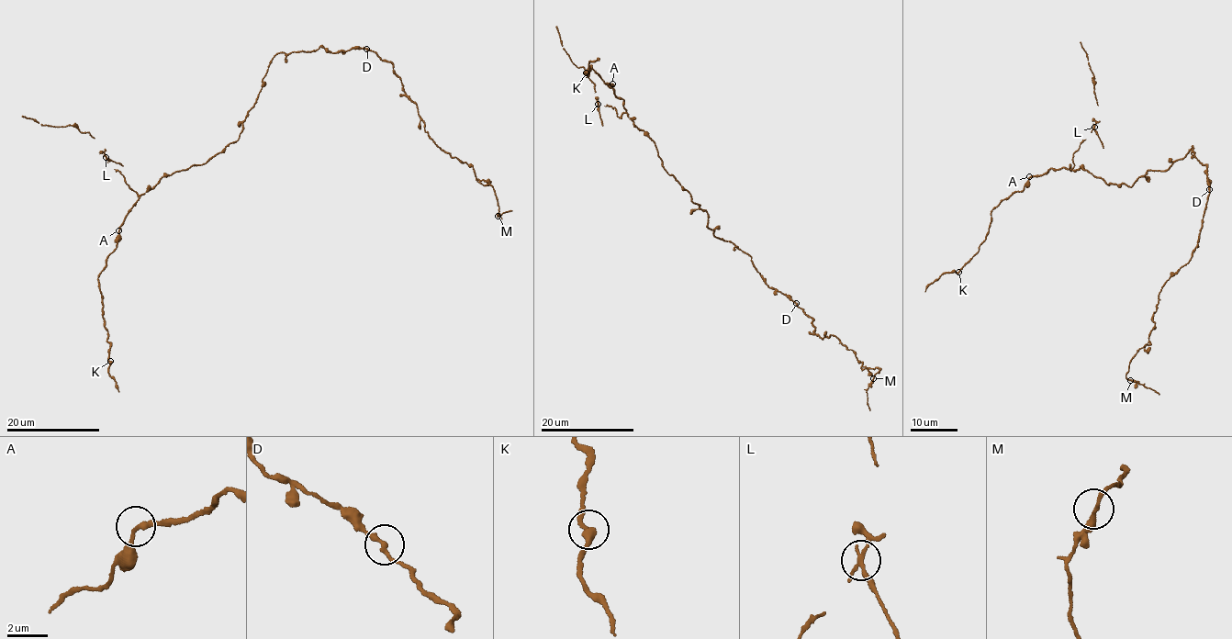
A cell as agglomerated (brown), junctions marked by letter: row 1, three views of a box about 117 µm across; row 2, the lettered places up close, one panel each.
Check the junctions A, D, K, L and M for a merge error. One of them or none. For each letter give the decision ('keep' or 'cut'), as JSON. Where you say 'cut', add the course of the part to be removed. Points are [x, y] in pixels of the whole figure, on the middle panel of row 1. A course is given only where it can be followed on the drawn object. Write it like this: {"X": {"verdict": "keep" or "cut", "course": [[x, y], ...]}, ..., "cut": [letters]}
{"A": {"verdict": "keep"}, "D": {"verdict": "keep"}, "K": {"verdict": "keep"}, "L": {"verdict": "cut", "course": [[598, 104], [602, 125]]}, "M": {"verdict": "keep"}, "cut": ["L"]}

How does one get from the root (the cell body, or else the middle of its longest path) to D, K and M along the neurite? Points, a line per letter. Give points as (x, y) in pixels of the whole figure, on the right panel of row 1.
D: (1172, 165), (1184, 157), (1192, 146), (1193, 154), (1206, 165), (1209, 189)
K: (1172, 165), (1150, 169), (1130, 186), (1108, 184), (1081, 167), (1033, 175), (991, 210), (986, 237), (958, 272)
M: (1172, 165), (1192, 146), (1209, 193), (1197, 245), (1162, 286), (1130, 380)

